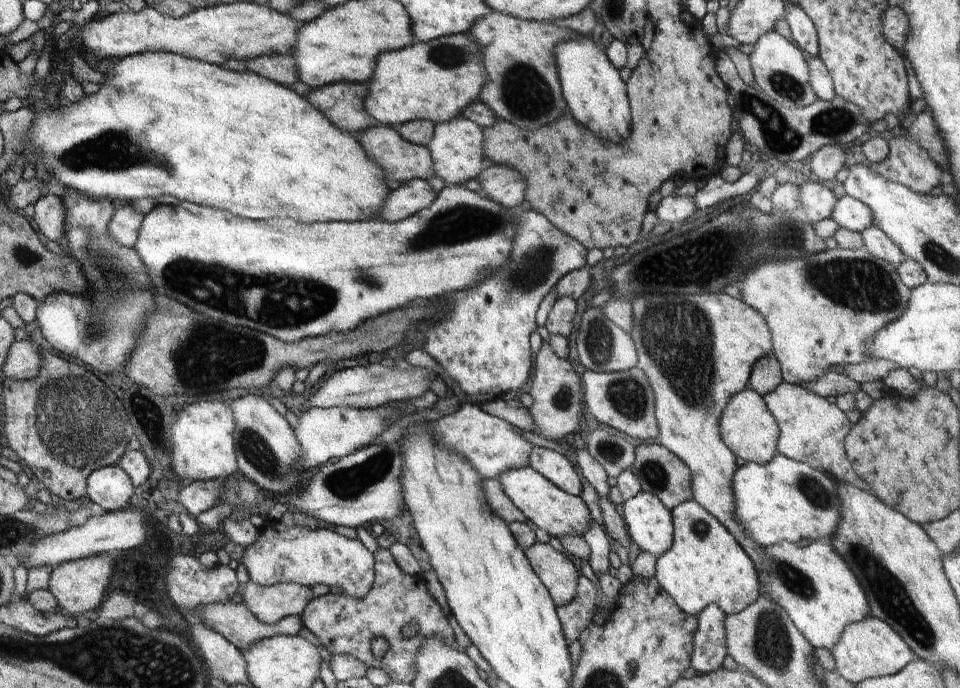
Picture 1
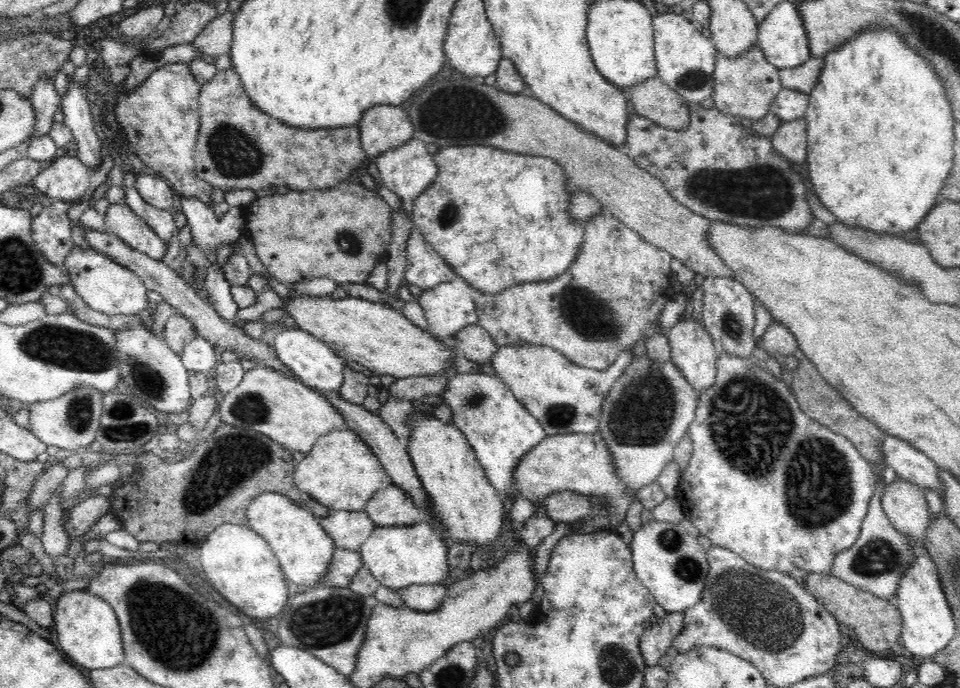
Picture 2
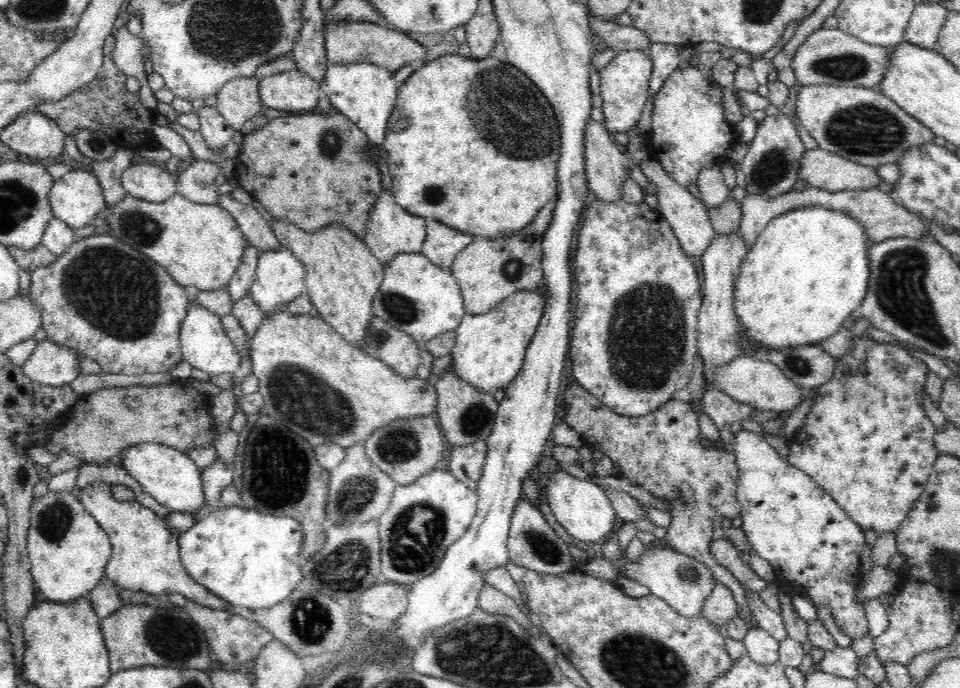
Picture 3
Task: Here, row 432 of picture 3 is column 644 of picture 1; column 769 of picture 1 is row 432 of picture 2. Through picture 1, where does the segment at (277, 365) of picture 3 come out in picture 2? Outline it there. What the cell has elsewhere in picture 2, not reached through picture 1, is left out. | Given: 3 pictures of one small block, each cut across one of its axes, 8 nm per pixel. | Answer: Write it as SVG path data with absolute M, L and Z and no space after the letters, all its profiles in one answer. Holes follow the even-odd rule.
M351 429L334 430L320 436L308 454L300 457L294 472L296 486L330 511L364 511L374 494L392 484L380 459Z

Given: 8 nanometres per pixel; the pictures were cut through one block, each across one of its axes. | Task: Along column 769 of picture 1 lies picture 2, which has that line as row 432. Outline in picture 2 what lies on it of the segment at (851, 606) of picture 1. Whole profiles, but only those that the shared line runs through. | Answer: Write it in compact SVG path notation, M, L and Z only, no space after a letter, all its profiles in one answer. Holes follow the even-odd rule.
M528 343L498 347L491 360L497 376L506 382L514 397L540 422L548 436L596 434L600 430L601 409L606 396L632 362L632 350L628 349L618 355L612 366L596 371L569 362L550 346Z

